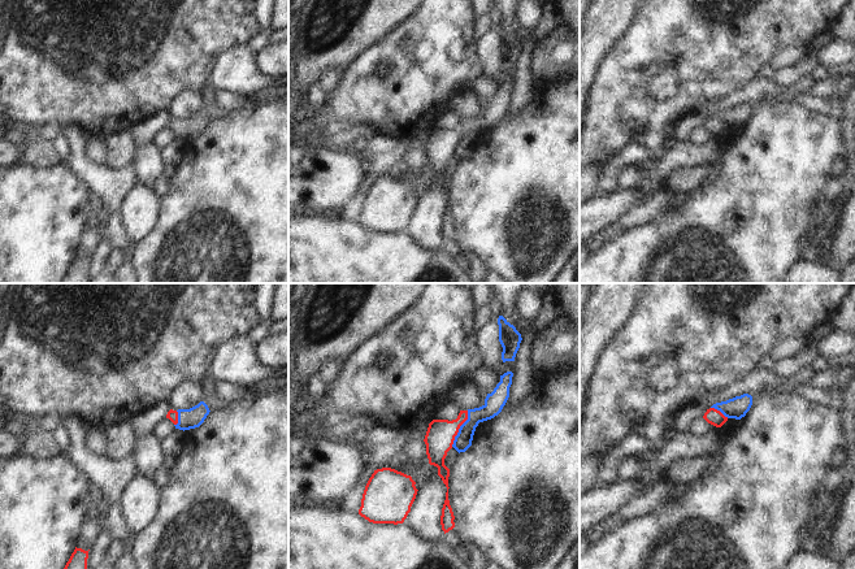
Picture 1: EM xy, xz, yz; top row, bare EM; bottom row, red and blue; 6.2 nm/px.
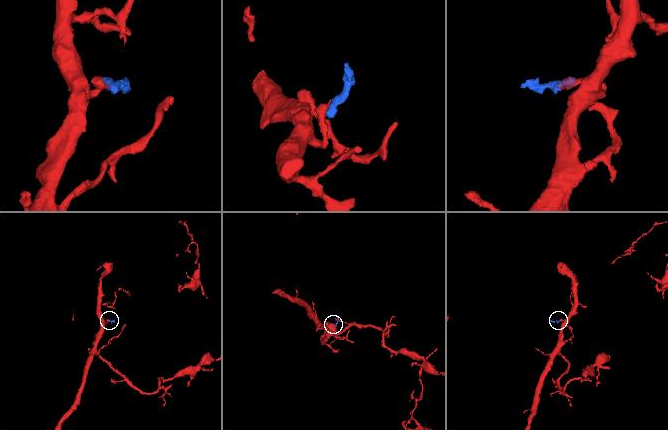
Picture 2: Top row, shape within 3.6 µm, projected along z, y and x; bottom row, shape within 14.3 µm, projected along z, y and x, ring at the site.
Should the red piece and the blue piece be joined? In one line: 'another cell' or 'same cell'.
same cell

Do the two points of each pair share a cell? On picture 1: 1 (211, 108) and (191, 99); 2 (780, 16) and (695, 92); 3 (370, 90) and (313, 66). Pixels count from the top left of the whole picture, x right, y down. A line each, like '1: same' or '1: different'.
1: different
2: same
3: different

